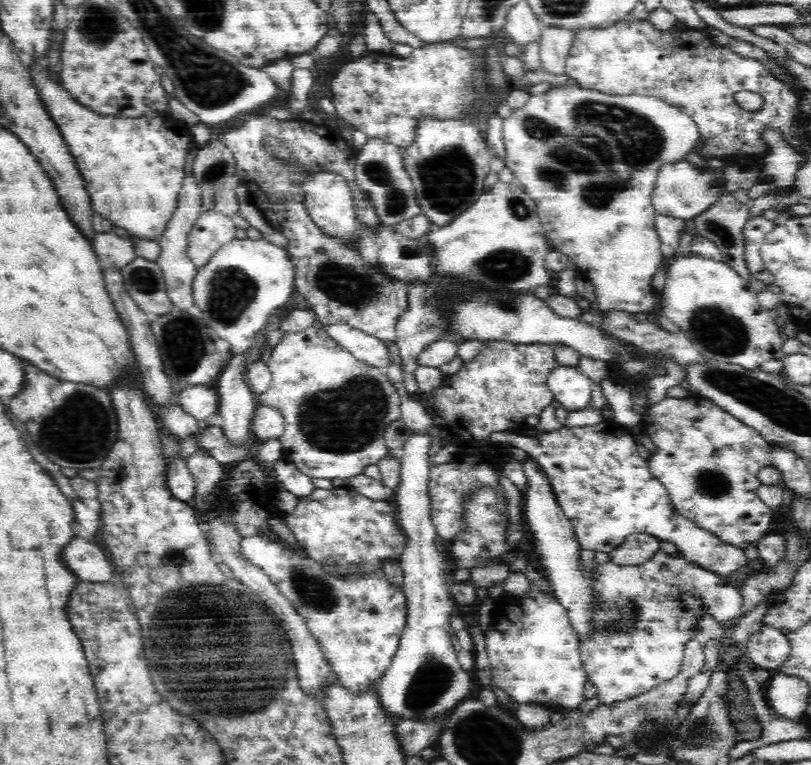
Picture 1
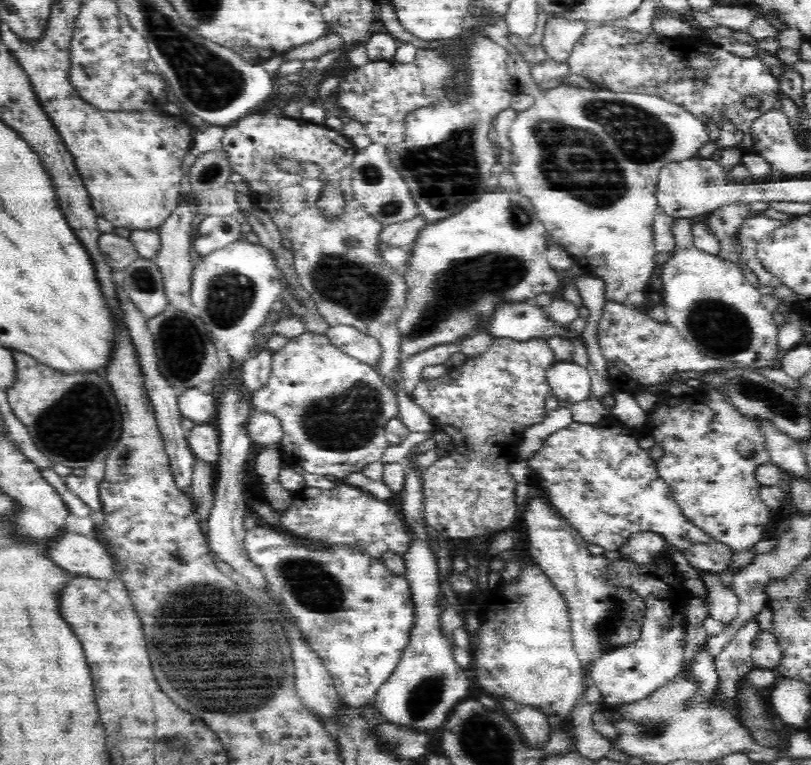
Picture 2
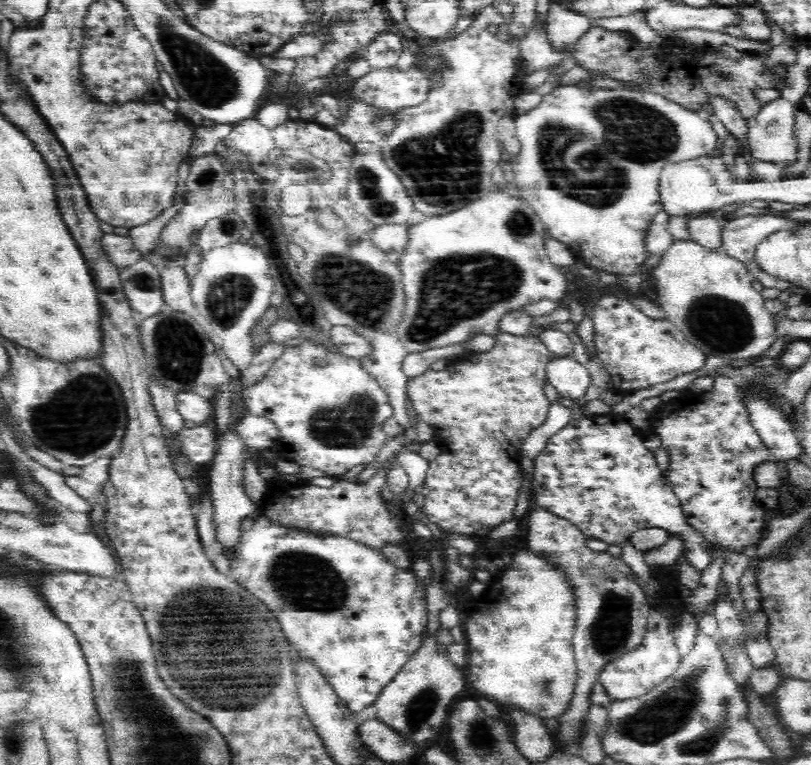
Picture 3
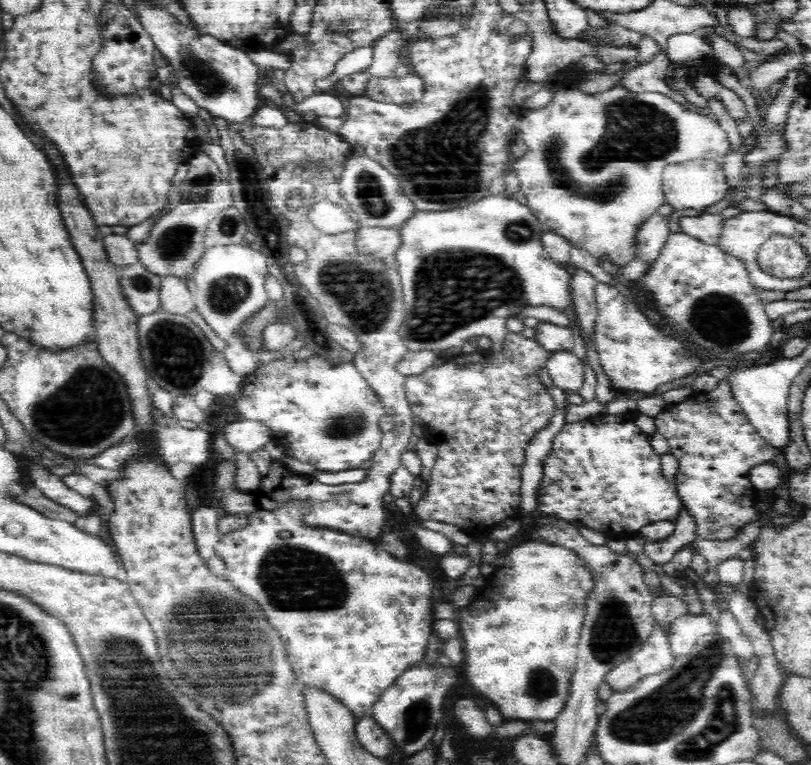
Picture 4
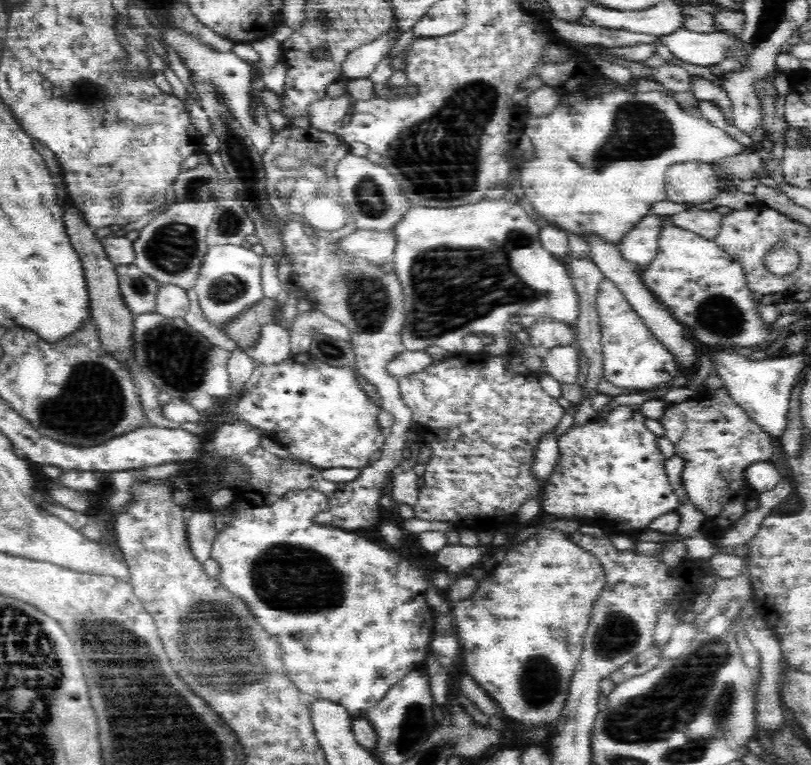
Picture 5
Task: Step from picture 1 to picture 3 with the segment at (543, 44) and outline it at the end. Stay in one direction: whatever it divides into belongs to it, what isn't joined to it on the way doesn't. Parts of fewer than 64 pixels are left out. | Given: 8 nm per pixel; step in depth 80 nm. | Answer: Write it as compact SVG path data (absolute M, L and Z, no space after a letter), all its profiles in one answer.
M551 4L545 22L546 37L555 52L573 50L577 40L590 31L591 23L592 20L578 12L566 11L558 7L558 4Z

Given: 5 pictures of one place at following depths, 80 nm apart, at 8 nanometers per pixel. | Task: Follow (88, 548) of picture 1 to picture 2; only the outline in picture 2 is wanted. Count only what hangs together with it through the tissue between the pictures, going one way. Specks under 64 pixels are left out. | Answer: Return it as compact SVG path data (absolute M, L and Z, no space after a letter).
M66 529L66 534L58 536L58 540L54 540L48 551L49 559L72 575L114 579L115 561L95 538L87 538Z

